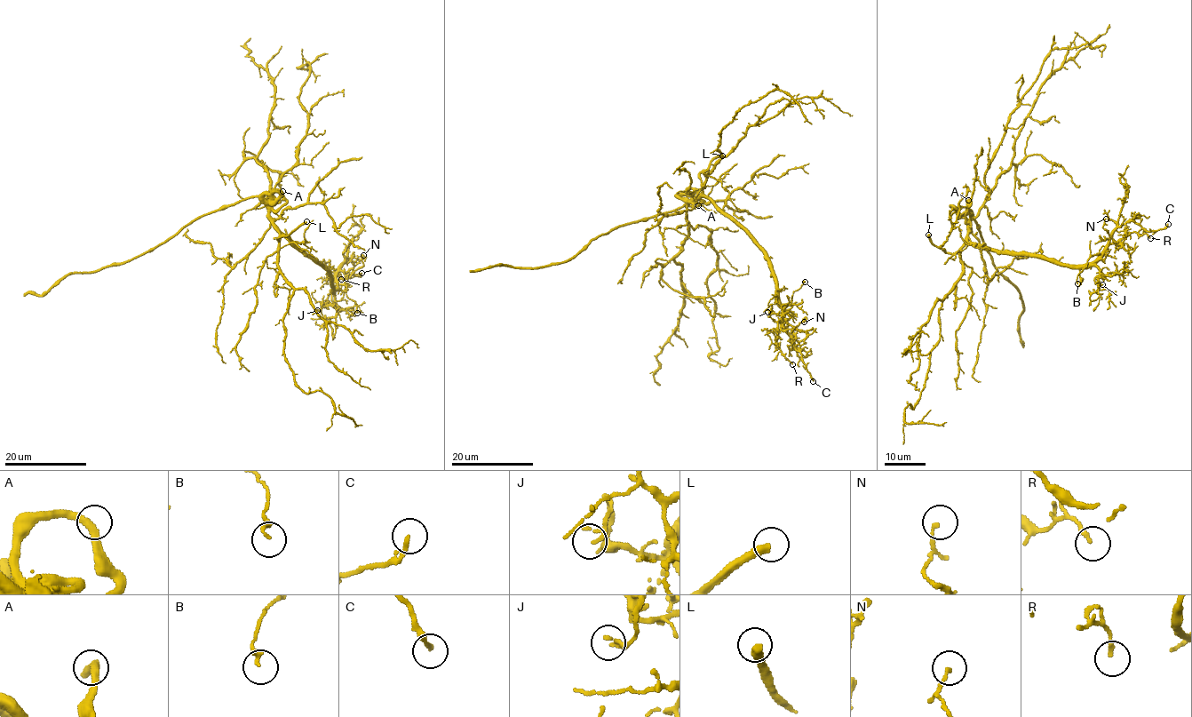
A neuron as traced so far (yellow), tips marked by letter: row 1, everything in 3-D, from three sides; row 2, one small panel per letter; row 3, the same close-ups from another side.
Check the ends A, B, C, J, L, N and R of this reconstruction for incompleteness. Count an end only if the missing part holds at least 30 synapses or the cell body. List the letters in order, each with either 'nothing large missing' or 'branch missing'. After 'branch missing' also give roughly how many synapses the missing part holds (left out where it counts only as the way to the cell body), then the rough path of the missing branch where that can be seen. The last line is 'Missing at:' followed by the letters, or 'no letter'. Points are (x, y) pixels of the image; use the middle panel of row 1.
A: nothing large missing
B: nothing large missing
C: nothing large missing
J: nothing large missing
L: branch missing | (722, 155), (740, 156), (746, 165), (749, 162), (744, 169), (746, 162)
N: nothing large missing
R: nothing large missing
Missing at: L

